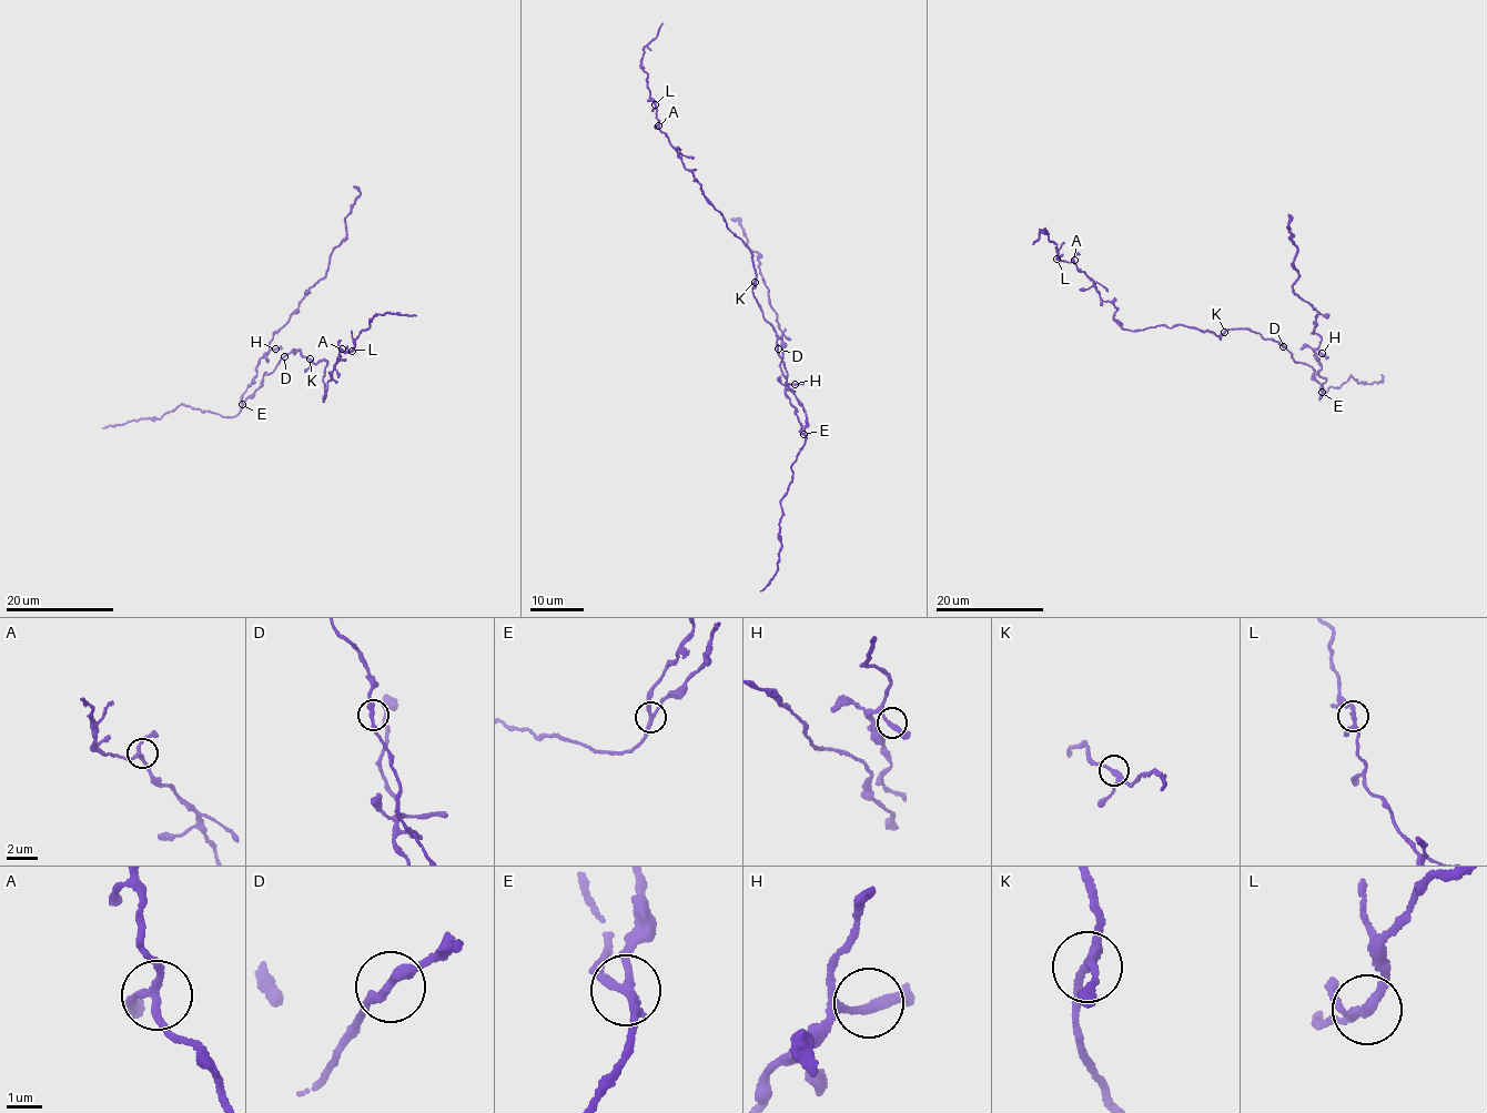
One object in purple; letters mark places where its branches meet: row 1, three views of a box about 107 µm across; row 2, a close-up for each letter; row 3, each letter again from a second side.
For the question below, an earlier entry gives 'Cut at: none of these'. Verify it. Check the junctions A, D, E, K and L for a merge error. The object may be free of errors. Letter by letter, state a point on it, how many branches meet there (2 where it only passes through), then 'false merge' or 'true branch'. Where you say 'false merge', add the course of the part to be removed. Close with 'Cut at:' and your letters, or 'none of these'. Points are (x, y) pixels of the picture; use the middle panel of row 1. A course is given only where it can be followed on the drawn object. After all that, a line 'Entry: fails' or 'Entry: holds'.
A: place (658, 125); branches 3; true branch
D: place (778, 348); branches 2; true branch
E: place (803, 434); branches 3; false merge; course (805, 434), (797, 410), (785, 393), (781, 333), (759, 273), (758, 253), (747, 244), (740, 221), (730, 220)
K: place (755, 282); branches 3; true branch
L: place (655, 104); branches 3; true branch
Cut at: E
Entry: fails

